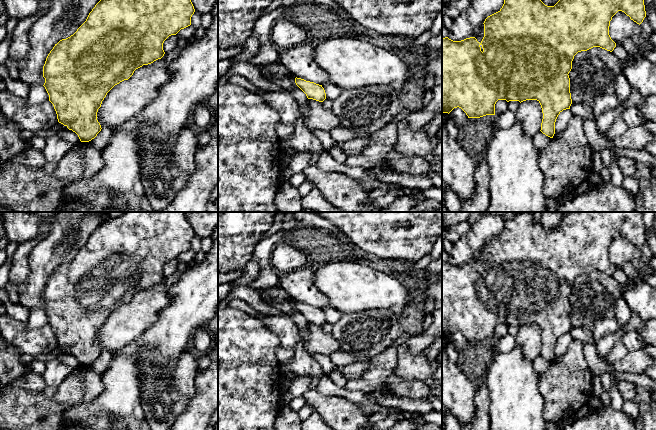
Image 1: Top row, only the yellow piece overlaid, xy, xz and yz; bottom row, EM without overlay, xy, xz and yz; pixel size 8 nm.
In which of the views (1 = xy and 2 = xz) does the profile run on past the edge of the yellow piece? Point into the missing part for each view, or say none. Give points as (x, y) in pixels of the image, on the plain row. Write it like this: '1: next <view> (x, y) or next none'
1: next none
2: next none

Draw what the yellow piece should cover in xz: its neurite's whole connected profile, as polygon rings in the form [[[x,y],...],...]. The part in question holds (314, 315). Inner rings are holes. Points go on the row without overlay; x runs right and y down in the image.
[[[297,301],[295,302],[295,307],[306,318],[308,323],[319,326],[323,326],[326,323],[326,317],[322,309]]]

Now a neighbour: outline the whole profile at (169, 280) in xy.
[[[176,271],[173,275],[164,278],[164,286],[170,287],[173,283],[177,282],[185,271]]]

